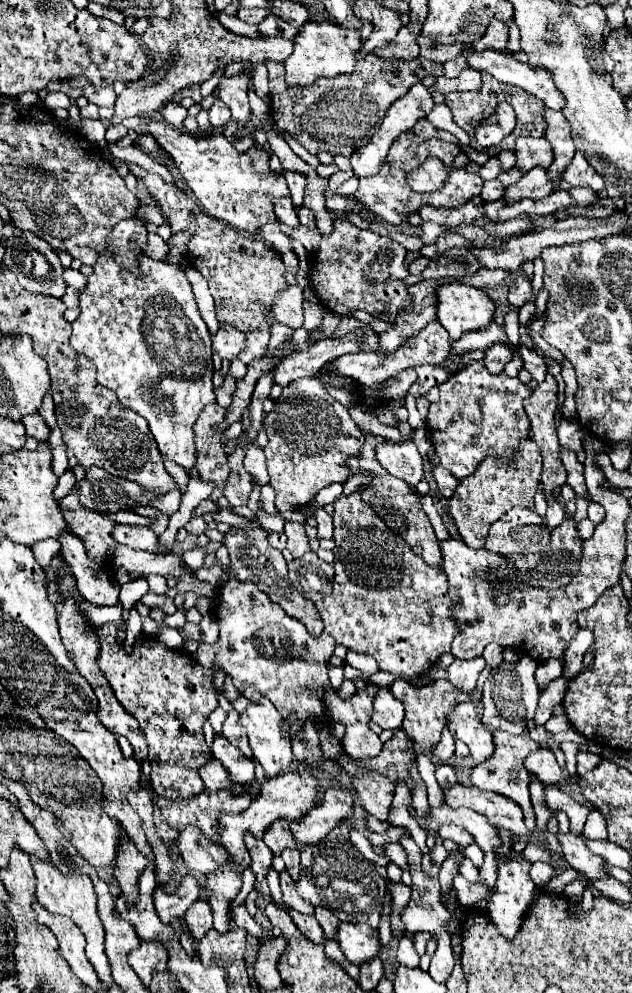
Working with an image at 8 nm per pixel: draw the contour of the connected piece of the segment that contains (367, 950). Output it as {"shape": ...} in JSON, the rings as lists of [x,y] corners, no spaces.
{"shape":[[[339,923],[337,941],[347,959],[355,965],[369,963],[373,957],[379,957],[381,951],[379,933],[365,923]]]}

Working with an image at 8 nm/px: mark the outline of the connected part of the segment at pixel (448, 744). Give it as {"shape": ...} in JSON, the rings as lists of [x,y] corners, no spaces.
{"shape":[[[445,728],[441,734],[441,741],[433,747],[433,755],[435,755],[441,763],[445,763],[445,761],[449,761],[453,753],[455,753],[455,739],[453,739],[453,735]]]}

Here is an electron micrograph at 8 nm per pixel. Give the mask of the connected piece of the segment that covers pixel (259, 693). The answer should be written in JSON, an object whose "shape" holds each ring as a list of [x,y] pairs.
{"shape":[[[233,577],[227,579],[227,583],[217,587],[213,611],[219,625],[219,639],[211,645],[199,645],[193,653],[197,663],[205,669],[217,665],[251,703],[267,697],[285,719],[295,711],[299,723],[293,727],[293,733],[301,731],[307,717],[313,717],[315,721],[341,721],[347,727],[343,749],[353,761],[379,755],[383,742],[369,729],[369,715],[377,687],[357,691],[351,699],[341,699],[337,695],[327,677],[327,661],[335,649],[333,637],[323,633],[319,639],[313,639],[301,621],[289,617],[277,603],[271,603],[253,581],[241,583]]]}

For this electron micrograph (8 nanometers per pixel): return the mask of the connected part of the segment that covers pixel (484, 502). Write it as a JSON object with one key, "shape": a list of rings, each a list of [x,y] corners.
{"shape":[[[533,439],[521,441],[517,453],[513,457],[487,457],[473,475],[459,481],[453,497],[449,499],[451,515],[455,525],[467,547],[481,549],[485,545],[485,537],[489,533],[489,525],[497,521],[497,517],[505,515],[511,507],[527,507],[535,509],[535,493],[541,475],[541,449],[533,443]]]}

